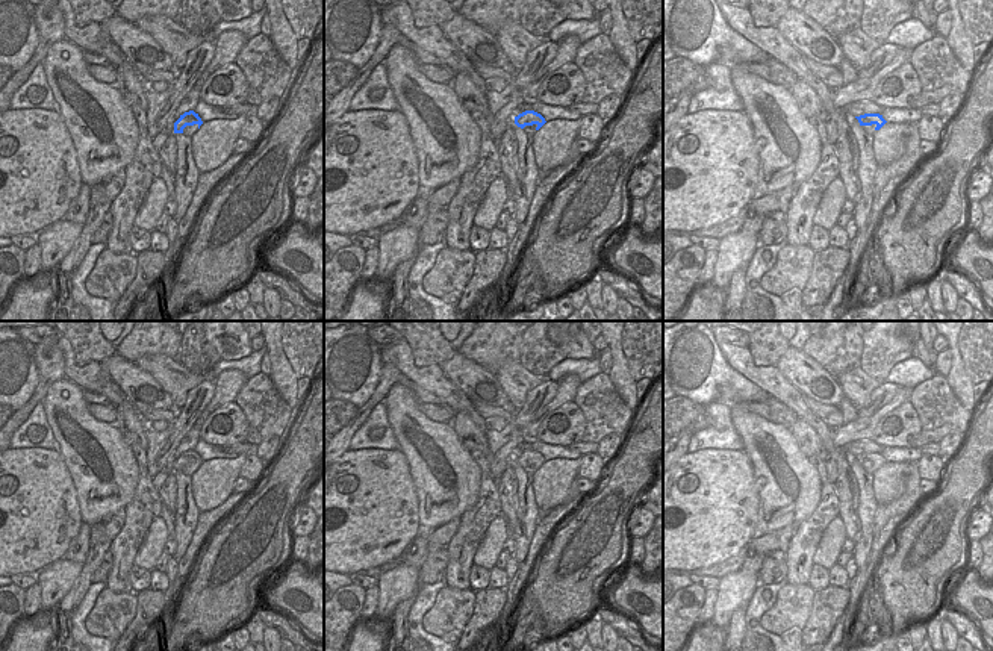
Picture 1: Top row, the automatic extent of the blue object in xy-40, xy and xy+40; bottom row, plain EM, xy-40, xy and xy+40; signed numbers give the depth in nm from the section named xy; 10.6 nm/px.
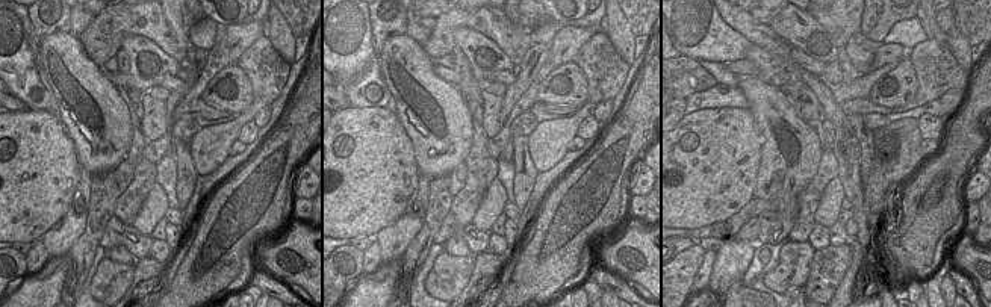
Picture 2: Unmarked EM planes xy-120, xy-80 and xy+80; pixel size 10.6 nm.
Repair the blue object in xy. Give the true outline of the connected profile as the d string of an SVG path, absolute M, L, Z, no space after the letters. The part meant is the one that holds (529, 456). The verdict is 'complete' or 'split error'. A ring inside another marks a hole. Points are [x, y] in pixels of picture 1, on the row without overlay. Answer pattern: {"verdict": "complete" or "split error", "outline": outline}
{"verdict": "complete", "outline": "M525 450L515 456L515 463L521 468L524 468L525 465L536 463L537 465L536 469L539 469L545 462L546 462L545 457L534 450Z"}

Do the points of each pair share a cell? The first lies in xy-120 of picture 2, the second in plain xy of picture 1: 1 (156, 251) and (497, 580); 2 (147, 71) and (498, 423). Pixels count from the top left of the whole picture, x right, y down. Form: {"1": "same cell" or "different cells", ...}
{"1": "same cell", "2": "different cells"}

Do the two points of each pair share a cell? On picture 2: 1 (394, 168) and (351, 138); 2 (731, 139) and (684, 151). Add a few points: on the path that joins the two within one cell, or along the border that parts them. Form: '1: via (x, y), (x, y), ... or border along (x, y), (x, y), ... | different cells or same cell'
1: via (383, 168), (362, 148) | same cell
2: via (719, 147), (707, 147), (702, 151), (696, 151) | same cell

